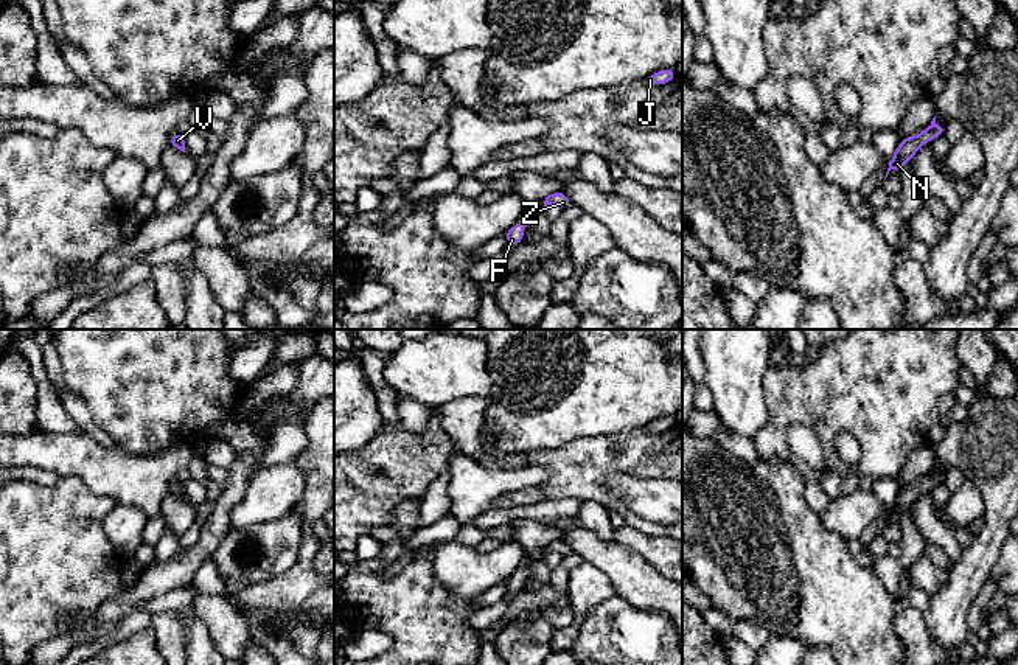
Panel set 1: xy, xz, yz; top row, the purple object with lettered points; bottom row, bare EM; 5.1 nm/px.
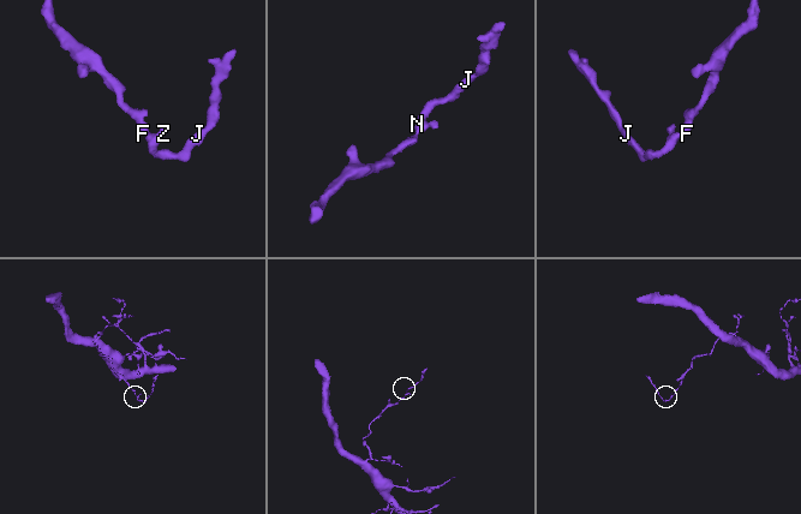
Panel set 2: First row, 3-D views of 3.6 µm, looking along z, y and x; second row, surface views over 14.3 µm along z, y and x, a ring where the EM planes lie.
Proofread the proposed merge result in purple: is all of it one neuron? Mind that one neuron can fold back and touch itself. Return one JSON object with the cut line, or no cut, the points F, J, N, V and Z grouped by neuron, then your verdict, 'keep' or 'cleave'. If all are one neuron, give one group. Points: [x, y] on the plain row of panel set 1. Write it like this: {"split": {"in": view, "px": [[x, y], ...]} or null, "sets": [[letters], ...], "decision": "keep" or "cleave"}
{"split": null, "sets": [["F", "J", "N", "V", "Z"]], "decision": "keep"}

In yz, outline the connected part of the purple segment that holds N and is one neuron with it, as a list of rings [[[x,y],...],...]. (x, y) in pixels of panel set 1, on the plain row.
[[[934,465],[931,472],[922,482],[915,482],[909,486],[901,486],[894,505],[887,511],[889,516],[886,525],[891,517],[897,517],[900,521],[905,511],[911,511],[915,499],[920,497],[925,489],[929,491],[939,483],[945,483],[945,472],[937,472]]]

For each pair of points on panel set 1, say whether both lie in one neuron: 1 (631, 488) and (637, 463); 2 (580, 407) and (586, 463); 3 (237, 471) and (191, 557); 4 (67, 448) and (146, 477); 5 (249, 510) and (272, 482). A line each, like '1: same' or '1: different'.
1: different
2: different
3: same
4: same
5: same

